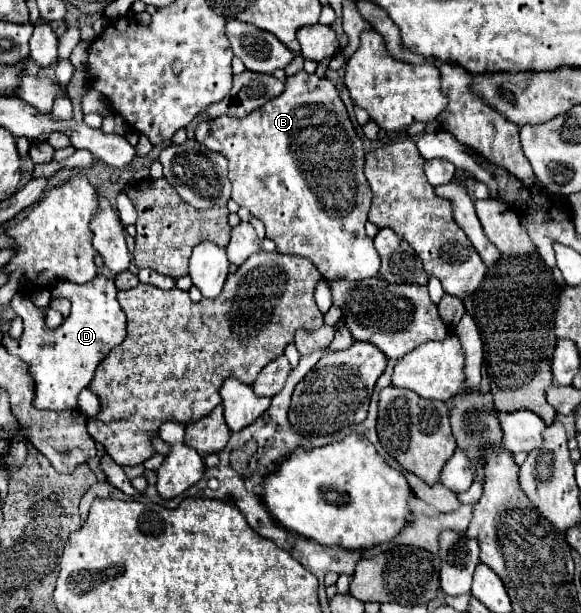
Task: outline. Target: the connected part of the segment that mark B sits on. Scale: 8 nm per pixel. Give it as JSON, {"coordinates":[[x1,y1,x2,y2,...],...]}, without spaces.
{"coordinates":[[302,70,286,78,286,88,280,96,256,108,246,118,220,116,214,120,202,120,194,138,208,150,228,158,232,200,264,222,266,238,276,244,280,254,310,258,328,282,340,278,366,280,378,276,380,258,372,238,364,232,372,198,364,176,364,148,332,80]]}

